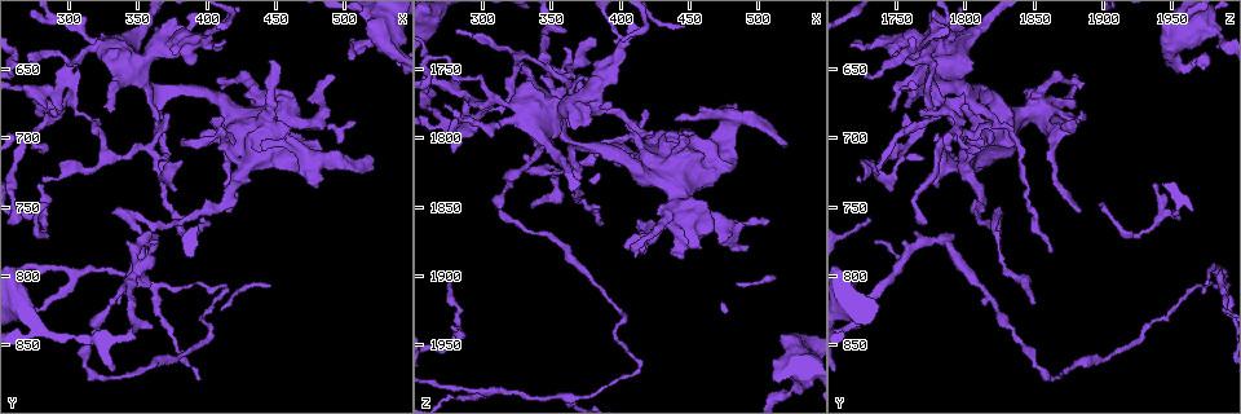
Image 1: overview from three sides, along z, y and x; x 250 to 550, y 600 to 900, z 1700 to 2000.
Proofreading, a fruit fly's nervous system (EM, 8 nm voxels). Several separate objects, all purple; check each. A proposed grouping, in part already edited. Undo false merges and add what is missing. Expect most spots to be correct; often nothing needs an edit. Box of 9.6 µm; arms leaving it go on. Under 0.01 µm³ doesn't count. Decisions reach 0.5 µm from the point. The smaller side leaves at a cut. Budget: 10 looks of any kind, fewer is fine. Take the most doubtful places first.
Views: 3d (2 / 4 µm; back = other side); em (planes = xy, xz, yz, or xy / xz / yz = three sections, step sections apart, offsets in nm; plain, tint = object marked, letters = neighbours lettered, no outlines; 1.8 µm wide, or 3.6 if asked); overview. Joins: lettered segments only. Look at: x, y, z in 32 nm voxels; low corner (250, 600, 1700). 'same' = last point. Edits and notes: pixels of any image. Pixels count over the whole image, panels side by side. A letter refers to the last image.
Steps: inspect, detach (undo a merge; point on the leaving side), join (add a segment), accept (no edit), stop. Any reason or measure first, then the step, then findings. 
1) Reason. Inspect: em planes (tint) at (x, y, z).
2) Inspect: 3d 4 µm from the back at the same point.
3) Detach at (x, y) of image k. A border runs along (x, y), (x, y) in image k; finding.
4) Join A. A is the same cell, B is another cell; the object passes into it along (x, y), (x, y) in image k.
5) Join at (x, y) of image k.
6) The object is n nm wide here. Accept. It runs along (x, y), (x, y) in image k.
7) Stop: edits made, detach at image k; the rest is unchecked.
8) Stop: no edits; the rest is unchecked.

Two arms at a narrow angle. Inspect: em planes (letters) at (444, 684, 1854).

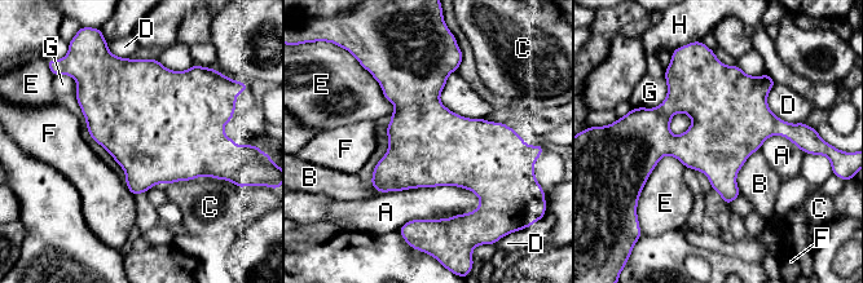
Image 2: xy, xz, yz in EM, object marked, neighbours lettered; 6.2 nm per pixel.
The longest contact is with A, 650 nm. Accept. A, B, C, D, E, F, G and H are other cells; continuous, no second cell.

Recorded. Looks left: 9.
Branch stops here. Inspect: em planes (plain) at (520, 722, 1806).

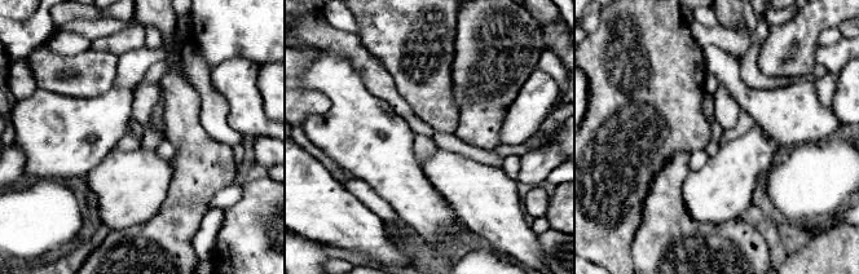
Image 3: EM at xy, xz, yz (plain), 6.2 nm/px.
See the neighbours. Inspect: em planes (letters) at the same point.

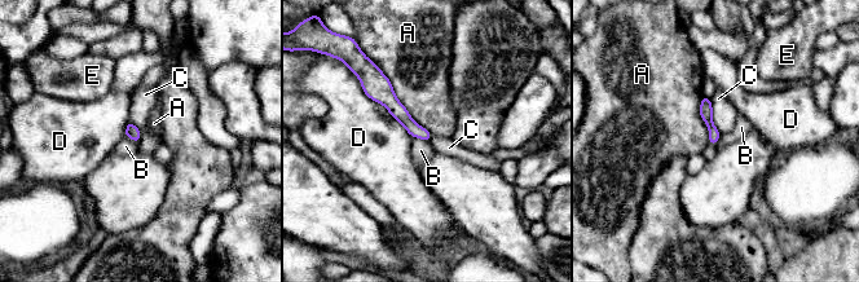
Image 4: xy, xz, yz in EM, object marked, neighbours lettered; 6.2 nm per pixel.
Accept. A, B, C, D and E are other cells; a border runs along (412, 136), (428, 141) in image 4; none of them fits.

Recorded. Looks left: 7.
Thick turns thin. Inspect: 3d 4 µm at (384, 630, 1756).

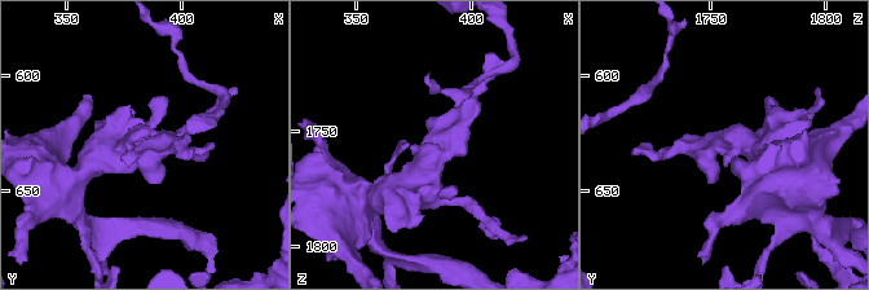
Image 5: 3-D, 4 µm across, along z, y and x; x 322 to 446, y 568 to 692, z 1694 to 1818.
Inspect: em yz step 8 (tint) at (384, 630, 1754).

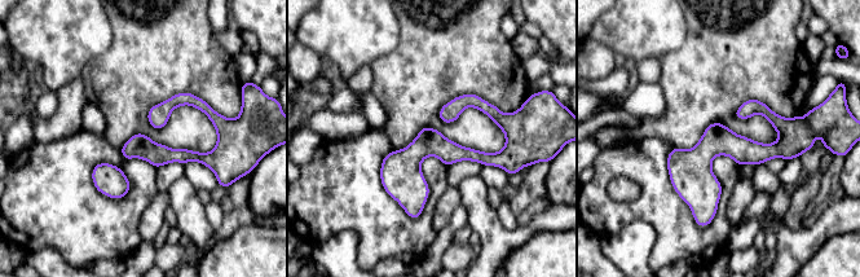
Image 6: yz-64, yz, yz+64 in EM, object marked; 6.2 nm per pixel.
Cut it another way. Inspect: em planes (letters) at the same point.

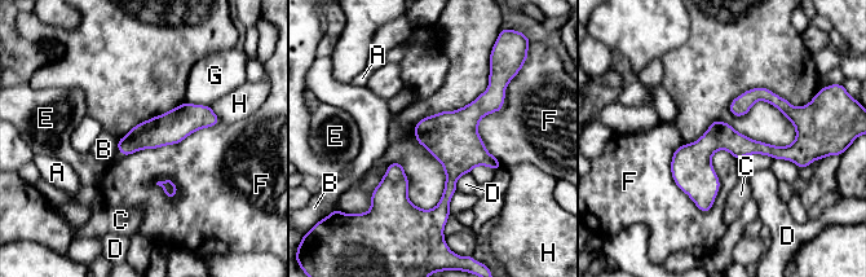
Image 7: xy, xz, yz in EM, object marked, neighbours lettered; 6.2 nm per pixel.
Accept. A, B, C, D, E, F, G and H are other cells; a border runs along (737, 158), (671, 177) in image 7; one cell here.

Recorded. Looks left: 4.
An open end. Inspect: em yz step 4 (letters) at (360, 786, 1754).

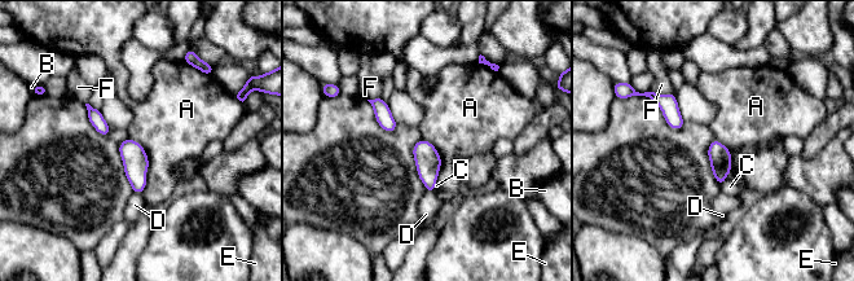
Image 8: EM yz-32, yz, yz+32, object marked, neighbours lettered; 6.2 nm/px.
Inspect: em planes (letters) at the same point.

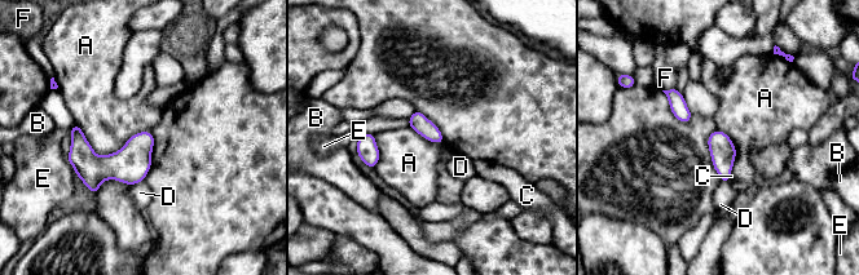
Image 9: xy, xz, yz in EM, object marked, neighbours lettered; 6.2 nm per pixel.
The object is 110 nm wide here. Accept. A, B, C, D, E and F are other cells; a border runs along (75, 123), (101, 155), (150, 131) in image 9; no lettered segment goes on from it.

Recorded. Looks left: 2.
Stop: no edits; the rest is unchecked.

